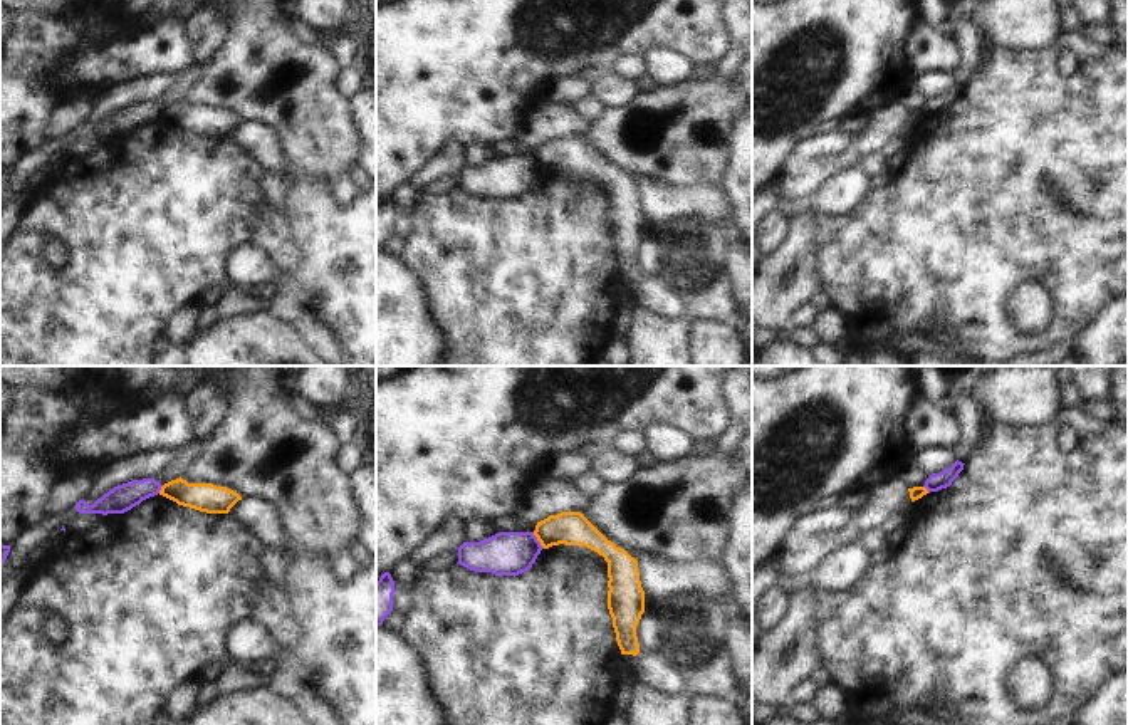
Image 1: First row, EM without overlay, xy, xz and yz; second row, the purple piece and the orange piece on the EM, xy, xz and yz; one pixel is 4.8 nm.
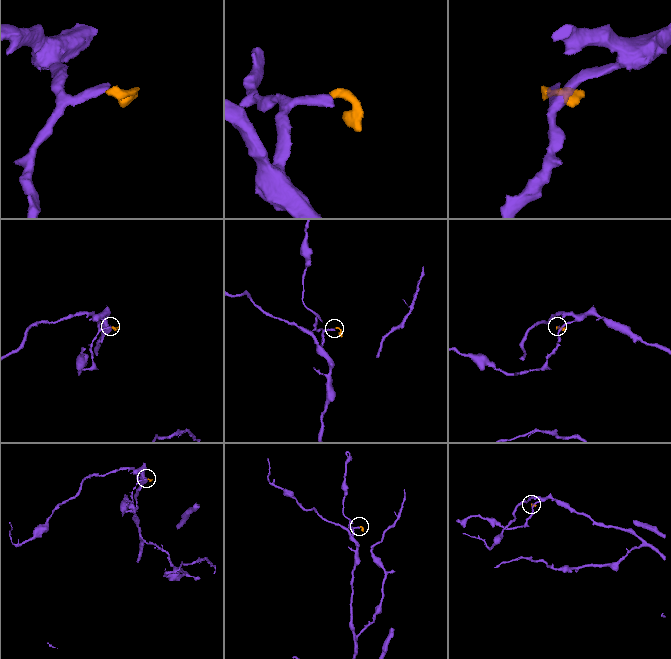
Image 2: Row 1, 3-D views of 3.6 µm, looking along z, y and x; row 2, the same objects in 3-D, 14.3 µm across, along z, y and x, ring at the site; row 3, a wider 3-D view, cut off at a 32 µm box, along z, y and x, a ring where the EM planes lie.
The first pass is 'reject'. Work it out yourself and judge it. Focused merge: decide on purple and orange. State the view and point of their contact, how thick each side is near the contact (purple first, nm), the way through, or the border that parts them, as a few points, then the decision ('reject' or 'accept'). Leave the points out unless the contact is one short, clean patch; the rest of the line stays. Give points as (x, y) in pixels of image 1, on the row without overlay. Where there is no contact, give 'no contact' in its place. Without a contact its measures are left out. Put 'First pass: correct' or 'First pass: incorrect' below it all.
contact xz (537, 165); calibres 200 and 160 nm; border xz (532, 156), (544, 172); reject
First pass: correct

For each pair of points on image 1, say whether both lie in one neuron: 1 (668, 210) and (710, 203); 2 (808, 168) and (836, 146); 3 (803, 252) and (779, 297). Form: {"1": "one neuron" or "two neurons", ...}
{"1": "one neuron", "2": "one neuron", "3": "one neuron"}

